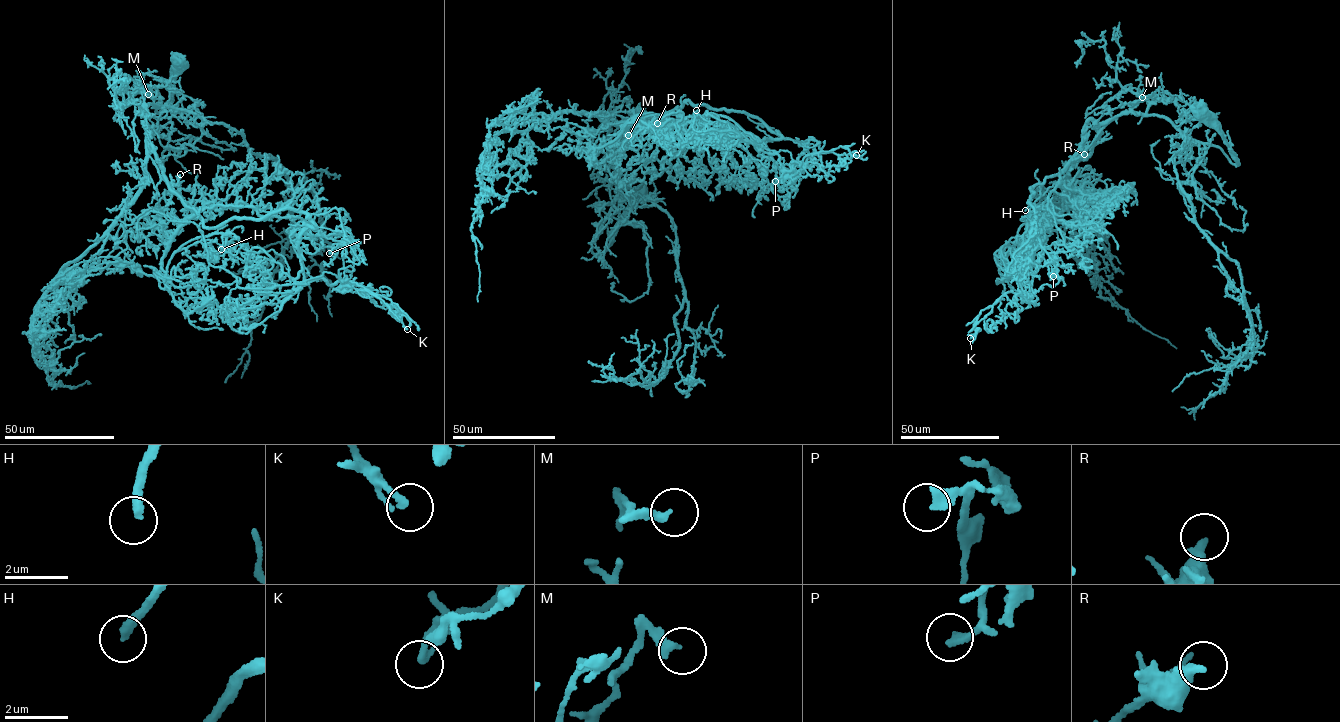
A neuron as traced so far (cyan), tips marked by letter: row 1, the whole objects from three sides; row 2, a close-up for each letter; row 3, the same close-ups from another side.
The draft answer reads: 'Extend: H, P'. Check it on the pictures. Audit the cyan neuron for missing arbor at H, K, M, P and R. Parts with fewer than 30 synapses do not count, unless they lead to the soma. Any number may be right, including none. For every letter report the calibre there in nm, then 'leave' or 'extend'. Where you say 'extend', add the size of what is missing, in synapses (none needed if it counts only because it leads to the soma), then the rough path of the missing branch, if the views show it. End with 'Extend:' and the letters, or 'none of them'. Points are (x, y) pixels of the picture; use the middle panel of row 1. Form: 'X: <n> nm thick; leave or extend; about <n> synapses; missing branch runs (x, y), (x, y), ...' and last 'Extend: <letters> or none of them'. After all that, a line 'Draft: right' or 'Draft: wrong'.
H: 280 nm thick; extend; about 60 synapses; missing branch runs (696, 110), (693, 123), (710, 128), (709, 136), (705, 124)
K: 220 nm thick; leave
M: 280 nm thick; leave
P: 280 nm thick; leave
R: 400 nm thick; leave
Extend: H
Draft: wrong

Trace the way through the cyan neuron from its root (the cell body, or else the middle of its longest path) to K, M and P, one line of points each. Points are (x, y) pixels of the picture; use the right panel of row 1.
K: (1201, 113), (1238, 164), (1130, 111), (1030, 188), (1029, 300), (1006, 293), (970, 338)
M: (1201, 113), (1219, 124), (1238, 164), (1221, 148), (1183, 136), (1164, 117), (1146, 114), (1163, 100), (1142, 97)
P: (1201, 113), (1219, 124), (1238, 164), (1164, 117), (1130, 111), (1030, 188), (1031, 235), (1053, 276)

